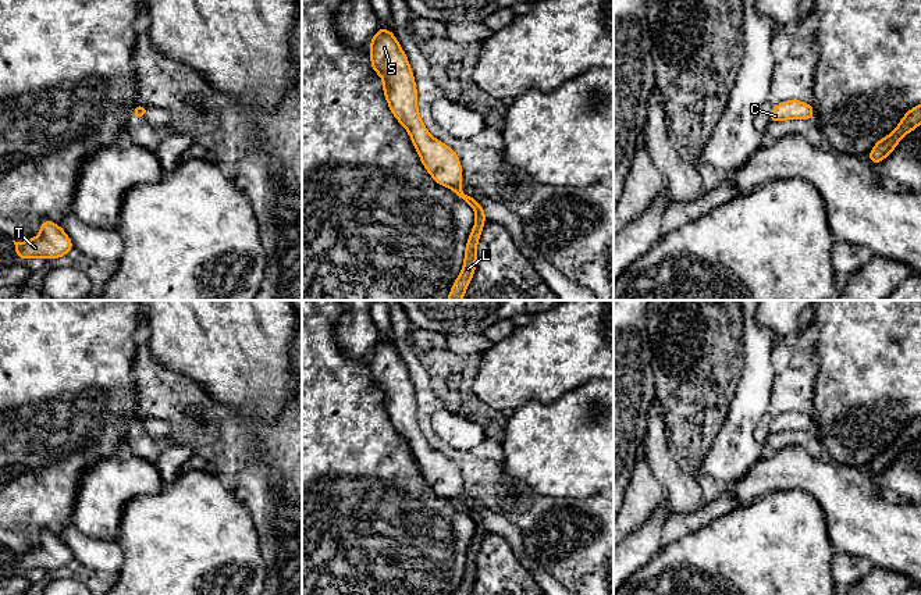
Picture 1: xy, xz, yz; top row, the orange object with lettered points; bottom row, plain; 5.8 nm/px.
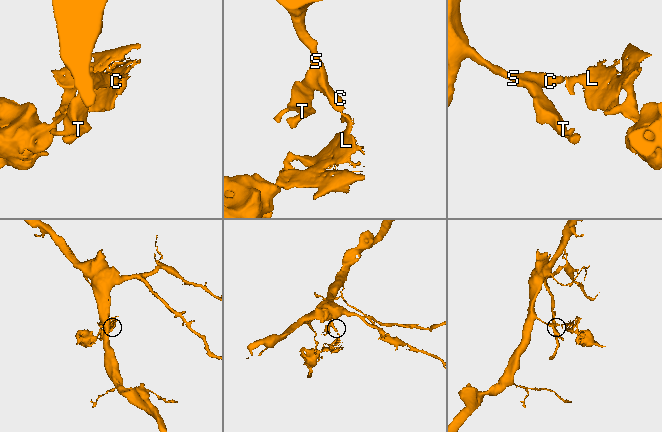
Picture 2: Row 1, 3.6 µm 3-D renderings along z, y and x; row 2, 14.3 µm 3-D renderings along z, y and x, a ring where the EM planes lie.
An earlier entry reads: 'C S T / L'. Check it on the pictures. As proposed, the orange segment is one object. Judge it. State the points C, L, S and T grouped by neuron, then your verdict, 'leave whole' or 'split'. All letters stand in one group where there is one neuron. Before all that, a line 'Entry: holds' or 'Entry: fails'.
Entry: holds
C S T / L | split

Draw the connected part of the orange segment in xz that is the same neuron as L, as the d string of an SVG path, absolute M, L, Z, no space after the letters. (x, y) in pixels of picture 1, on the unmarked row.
M454 502L454 503L460 512L466 513L476 524L476 532L466 553L463 578L459 588L454 594L454 595L470 595L476 581L477 553L480 551L483 537L487 532L487 528L484 520L474 509L463 505L462 502Z

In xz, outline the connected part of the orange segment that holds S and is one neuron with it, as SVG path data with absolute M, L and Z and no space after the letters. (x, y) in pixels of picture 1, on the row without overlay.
M377 341L370 353L370 374L383 389L384 409L394 428L409 443L422 475L438 496L459 502L463 495L460 471L449 457L429 445L420 430L415 386L394 343Z

